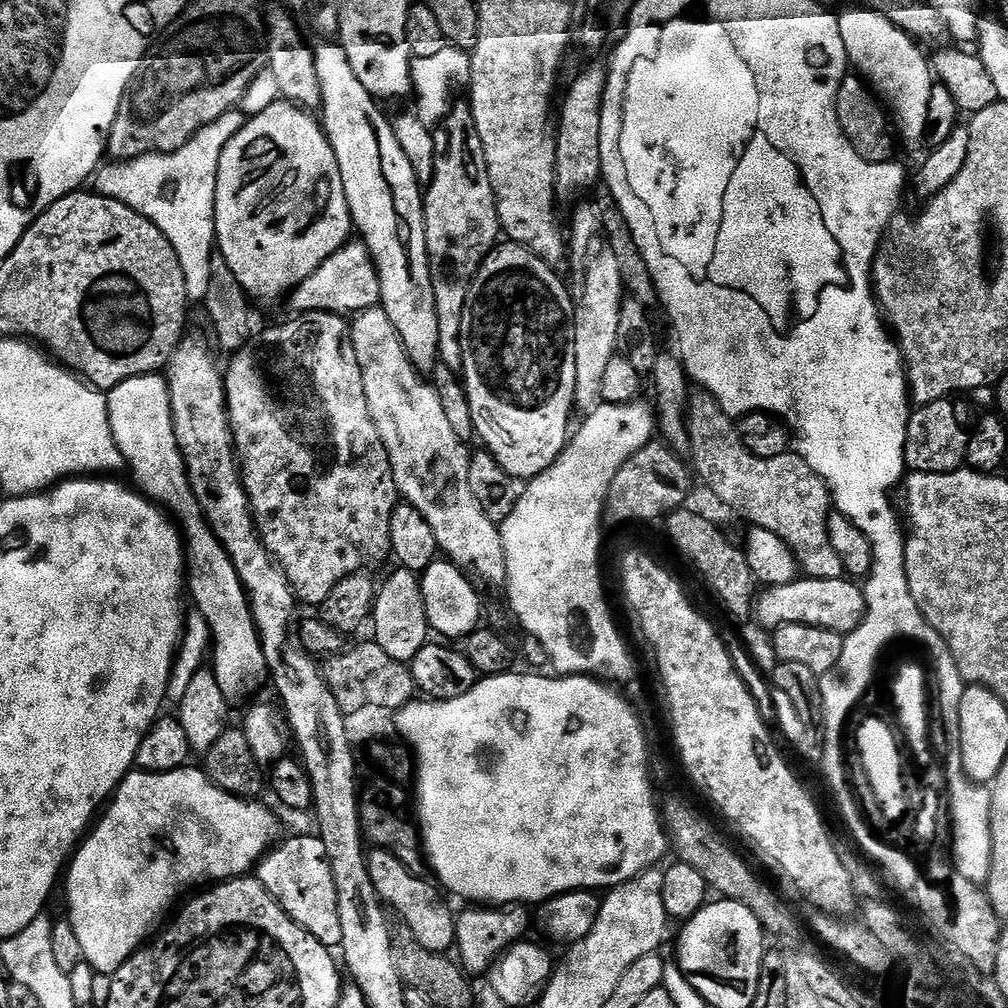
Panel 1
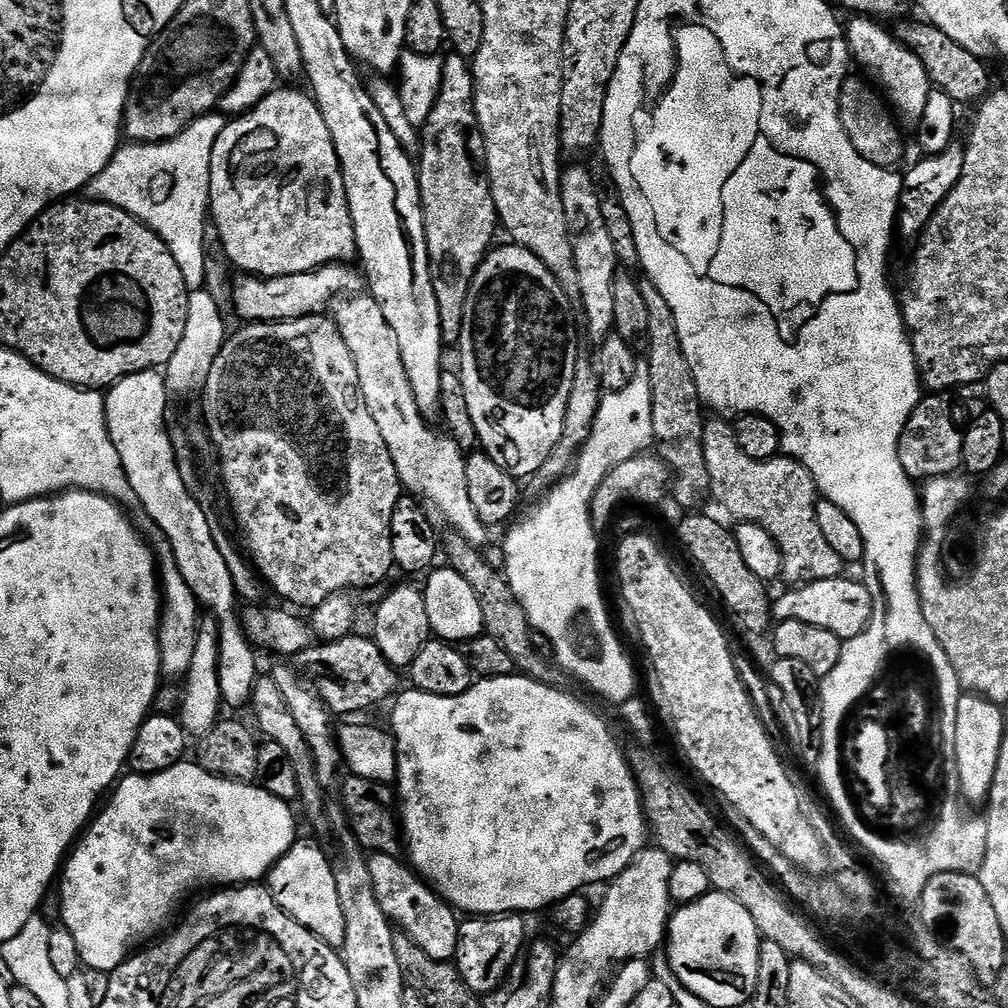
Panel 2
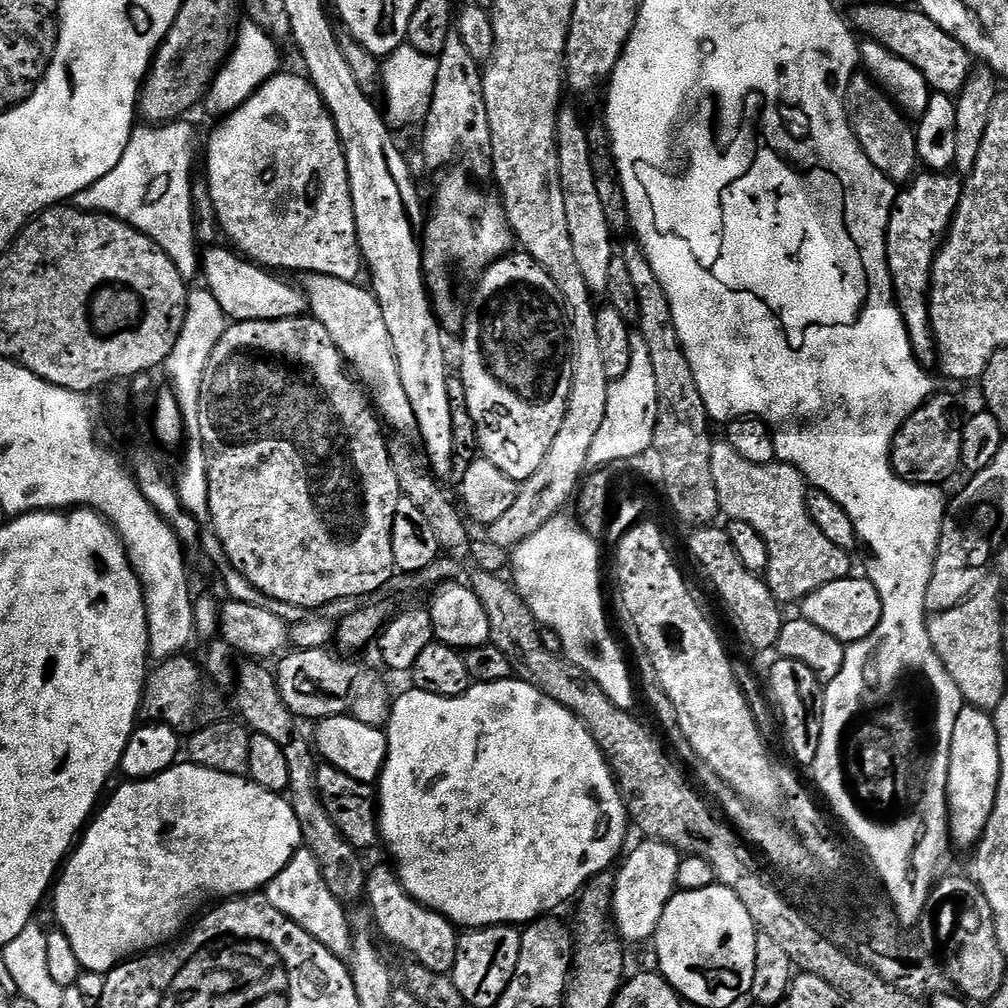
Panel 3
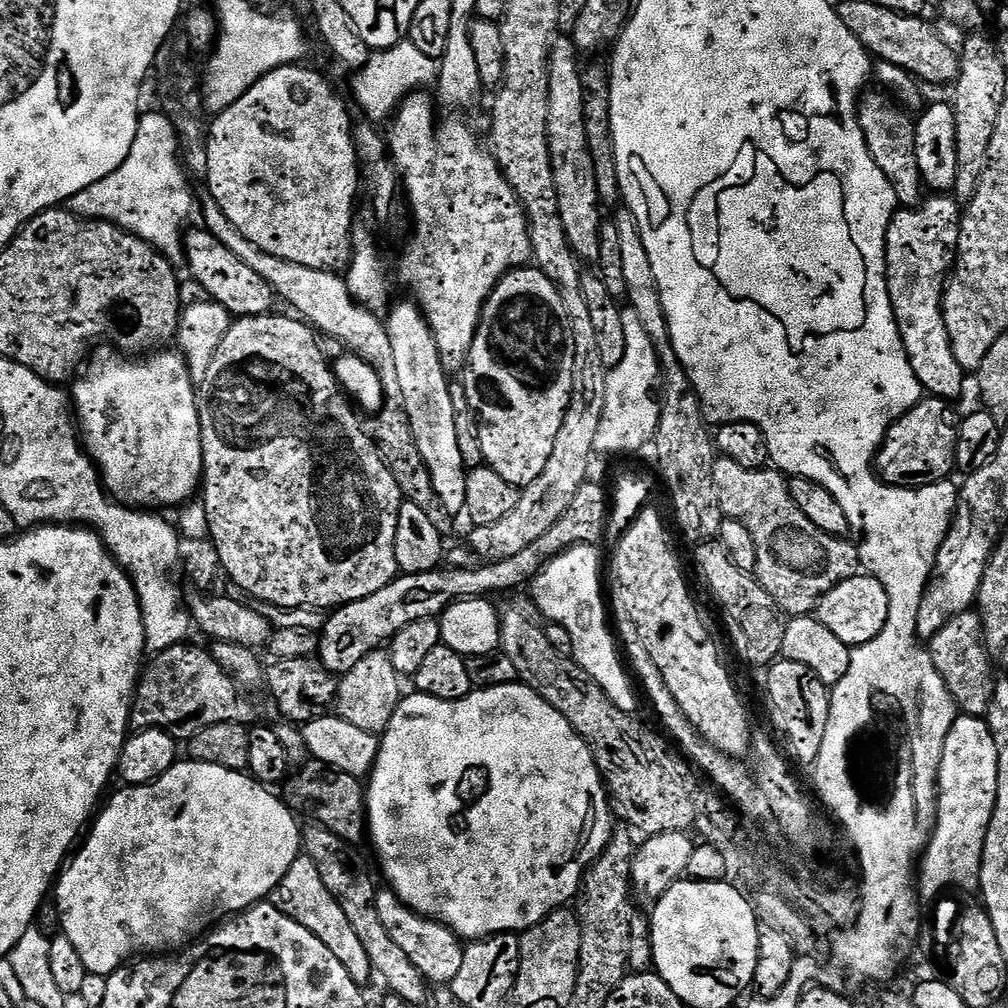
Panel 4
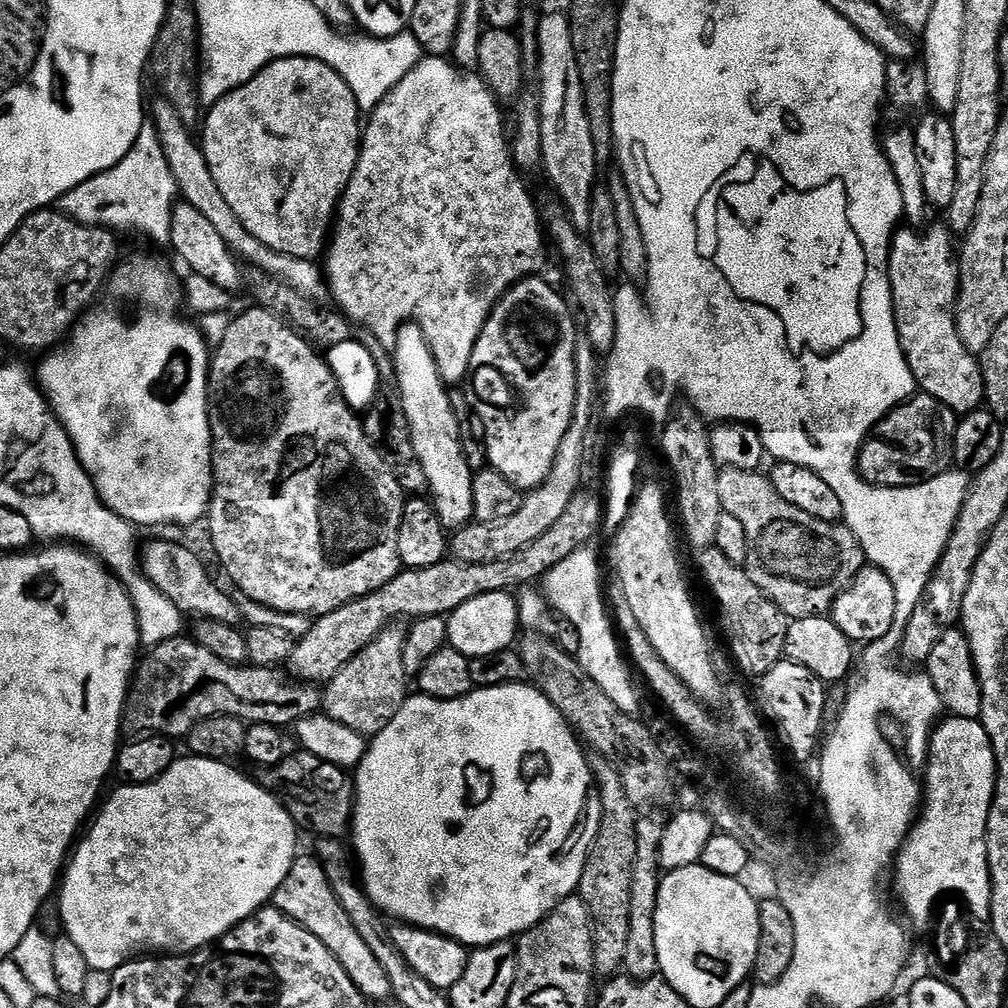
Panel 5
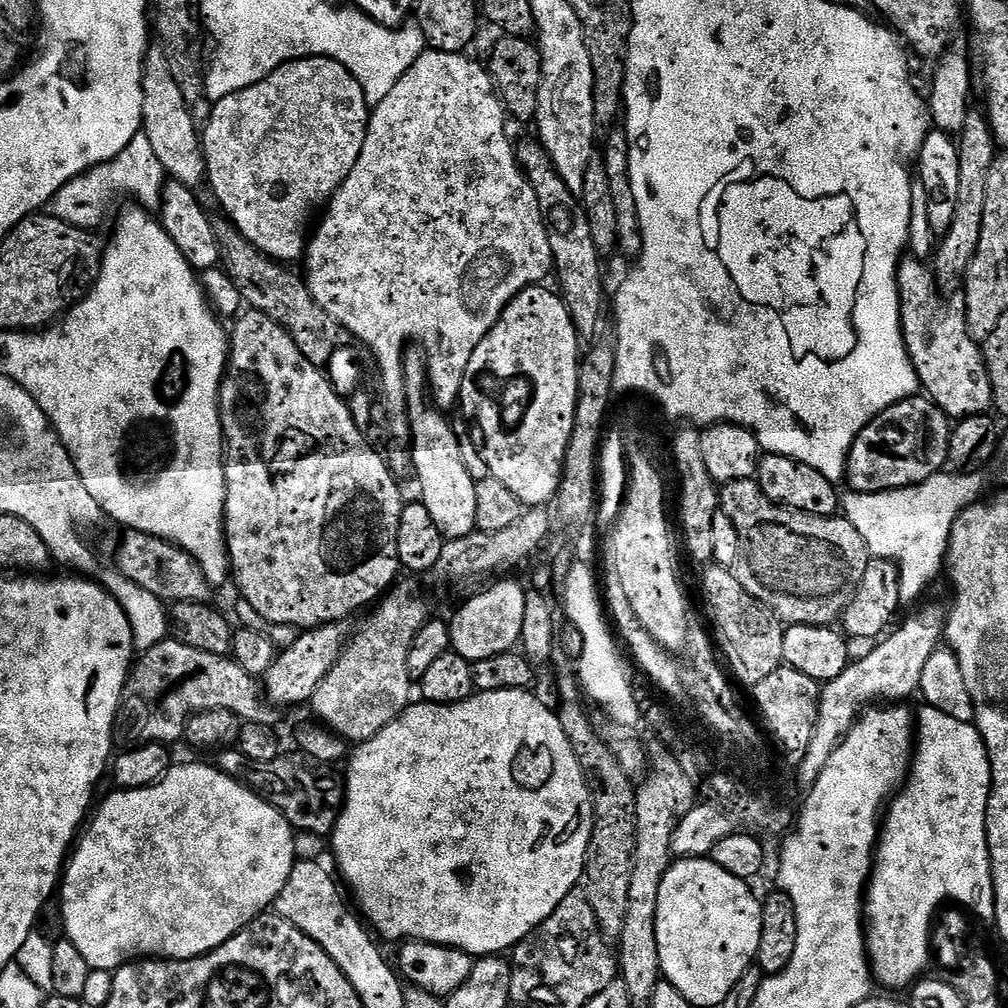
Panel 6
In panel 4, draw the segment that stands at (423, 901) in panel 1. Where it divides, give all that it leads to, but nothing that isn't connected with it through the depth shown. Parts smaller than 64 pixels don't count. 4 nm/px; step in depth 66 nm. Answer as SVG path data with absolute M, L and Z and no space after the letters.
M380 890L376 893L378 918L382 926L386 926L386 934L394 938L403 952L410 957L410 962L422 970L425 980L432 986L448 986L454 978L458 978L458 969L462 967L465 945L461 937L457 936L451 928L439 924L436 920L428 920L414 910L410 910L402 901L397 900L391 891Z

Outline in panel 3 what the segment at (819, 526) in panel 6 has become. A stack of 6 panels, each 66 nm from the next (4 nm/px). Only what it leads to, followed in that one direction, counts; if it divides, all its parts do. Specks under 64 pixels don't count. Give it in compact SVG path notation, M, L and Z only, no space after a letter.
M720 438L713 443L710 450L710 474L714 474L714 486L718 490L720 499L720 510L729 521L750 522L758 534L762 534L762 542L766 542L766 550L770 554L770 562L766 579L768 589L775 594L781 605L795 605L797 602L805 600L814 590L826 586L830 582L849 579L852 568L852 560L849 549L834 546L822 530L810 518L808 513L809 485L806 483L804 473L798 471L792 464L783 462L773 462L771 464L755 464L746 462L734 446L730 446L727 439Z

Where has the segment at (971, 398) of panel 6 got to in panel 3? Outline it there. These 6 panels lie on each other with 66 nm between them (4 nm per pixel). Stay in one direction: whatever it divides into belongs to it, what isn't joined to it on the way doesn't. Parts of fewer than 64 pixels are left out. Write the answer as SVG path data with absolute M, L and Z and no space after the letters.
M924 170L909 180L897 195L886 230L886 258L892 290L896 293L896 304L904 319L914 354L921 362L928 362L934 356L932 311L928 308L932 291L932 264L948 235L948 227L952 224L960 205L960 195L964 192L961 177L952 175L951 171Z

